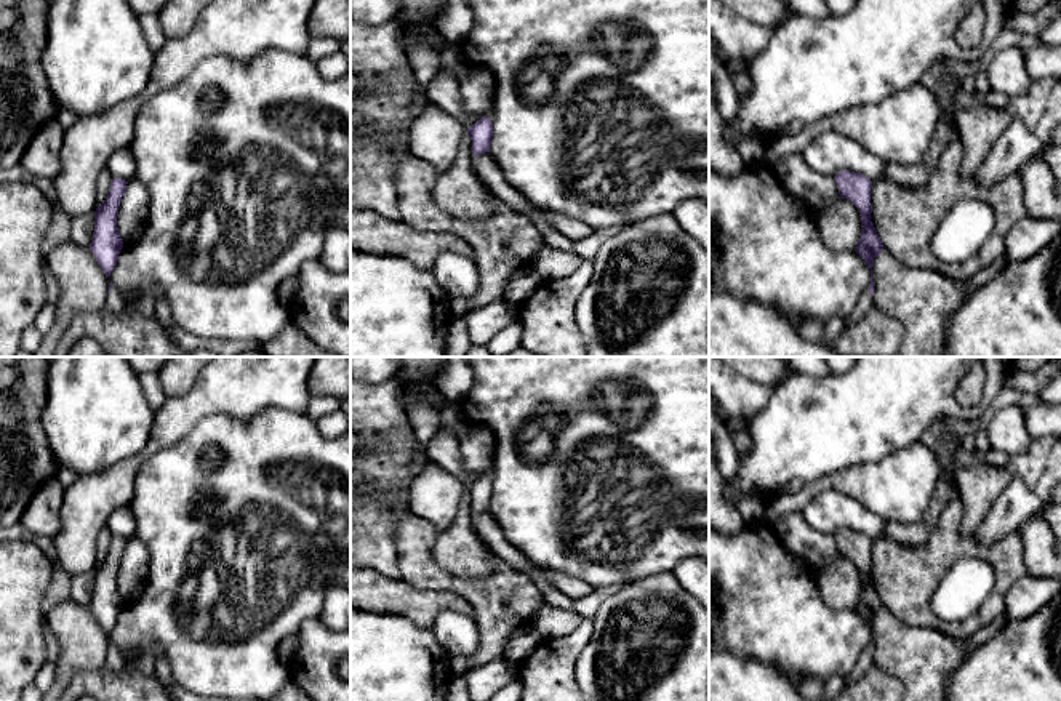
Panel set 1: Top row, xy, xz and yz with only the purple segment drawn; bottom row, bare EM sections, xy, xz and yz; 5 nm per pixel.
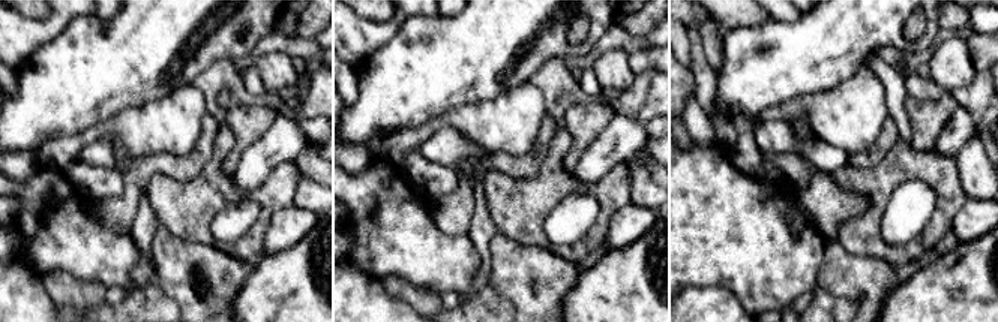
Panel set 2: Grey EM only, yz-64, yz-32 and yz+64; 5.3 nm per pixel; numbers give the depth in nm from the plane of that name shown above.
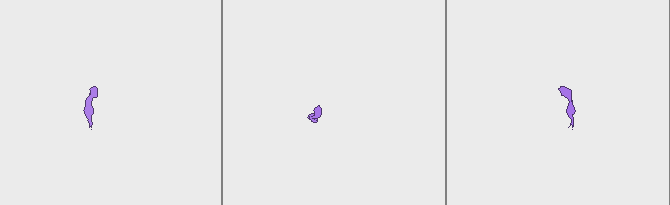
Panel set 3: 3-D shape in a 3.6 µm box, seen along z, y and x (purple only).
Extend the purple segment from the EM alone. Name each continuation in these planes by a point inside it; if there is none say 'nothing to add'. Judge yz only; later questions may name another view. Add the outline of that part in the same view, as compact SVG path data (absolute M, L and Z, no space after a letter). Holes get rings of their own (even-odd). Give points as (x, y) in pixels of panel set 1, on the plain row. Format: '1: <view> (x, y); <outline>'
1: yz (864, 661); M866 648L861 653L858 664L853 667L853 671L848 675L843 677L845 683L856 682L866 672L866 669L871 667L871 666L872 666L872 653L871 653L869 648Z

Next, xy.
1: xy (114, 660); M112 647L112 648L107 651L106 664L107 664L110 669L123 669L123 667L125 667L125 659L123 659L122 653L120 653L115 647Z

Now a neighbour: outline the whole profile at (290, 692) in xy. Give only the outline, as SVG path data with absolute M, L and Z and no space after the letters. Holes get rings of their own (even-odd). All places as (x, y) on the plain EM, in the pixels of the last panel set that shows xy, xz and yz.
M290 680L275 696L269 701L312 701L307 693Z

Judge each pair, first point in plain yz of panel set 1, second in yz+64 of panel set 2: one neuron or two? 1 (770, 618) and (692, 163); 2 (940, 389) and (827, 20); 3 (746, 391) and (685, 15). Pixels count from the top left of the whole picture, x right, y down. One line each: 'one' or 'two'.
1: one
2: one
3: one

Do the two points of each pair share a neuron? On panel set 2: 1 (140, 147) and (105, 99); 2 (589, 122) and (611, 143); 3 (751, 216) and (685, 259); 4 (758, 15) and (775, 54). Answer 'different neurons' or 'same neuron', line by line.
1: different neurons
2: different neurons
3: same neuron
4: different neurons

